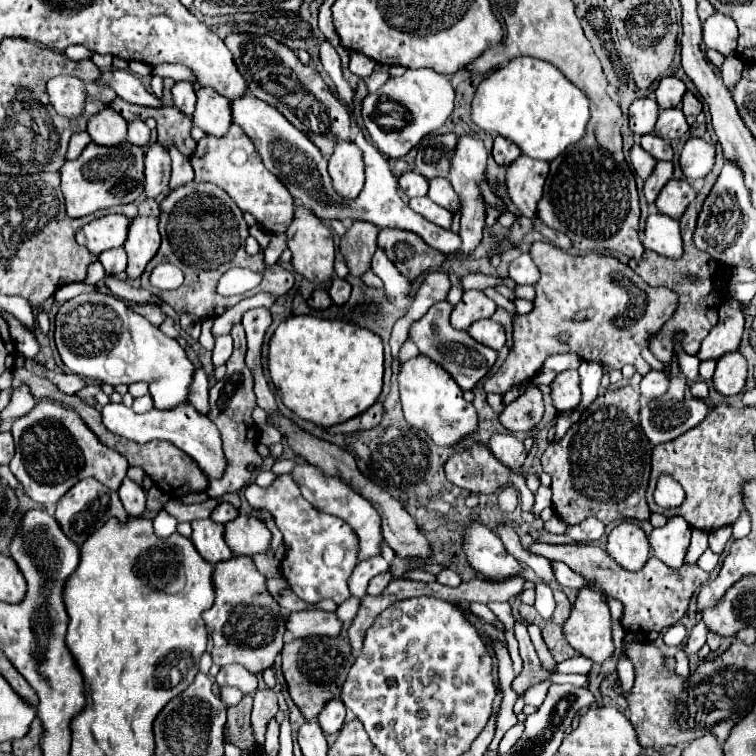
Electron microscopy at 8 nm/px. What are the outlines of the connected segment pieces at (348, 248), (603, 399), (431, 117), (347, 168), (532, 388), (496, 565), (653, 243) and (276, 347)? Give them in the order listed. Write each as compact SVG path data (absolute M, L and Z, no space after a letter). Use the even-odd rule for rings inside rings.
M356 220L348 228L348 234L340 240L340 250L344 254L344 260L352 276L362 278L370 270L372 256L378 248L376 236L378 236L378 228L374 228L374 224L364 224Z
M632 386L606 390L582 412L580 420L570 426L564 438L552 442L548 450L542 454L542 468L546 474L552 476L554 510L568 524L578 524L588 516L594 516L604 524L610 524L622 516L636 520L650 520L652 512L646 504L646 488L650 476L652 444L650 440L646 440L638 424L638 408L640 408L640 394Z
M418 68L418 70L406 70L404 76L398 76L398 78L390 78L378 92L374 94L368 94L364 100L362 100L362 120L364 120L364 126L366 126L366 132L370 134L372 142L376 144L376 148L388 156L388 158L402 158L406 156L426 134L430 132L436 132L444 122L446 118L452 114L452 108L454 108L454 88L450 86L450 80L430 68ZM380 100L394 100L398 104L402 104L406 110L410 110L412 114L412 122L406 124L404 128L400 130L390 130L390 132L384 132L376 122L374 122L374 110L378 106Z
M336 140L334 154L330 156L328 172L334 180L334 190L344 198L354 198L364 186L364 160L362 150L348 140Z
M528 384L526 392L502 410L500 422L510 432L530 432L540 422L542 414L544 414L542 394L536 388L536 384Z
M472 524L464 534L464 552L468 564L490 580L504 580L506 576L520 574L518 560L506 552L502 540L482 524Z
M652 212L646 220L644 234L644 248L668 258L682 256L682 234L674 218L660 212Z
M312 314L290 316L274 330L270 338L268 370L274 386L280 390L282 402L300 418L320 426L344 422L368 410L382 392L382 374L384 374L382 364L384 354L380 336L376 336L368 328L360 328L344 320L326 320Z

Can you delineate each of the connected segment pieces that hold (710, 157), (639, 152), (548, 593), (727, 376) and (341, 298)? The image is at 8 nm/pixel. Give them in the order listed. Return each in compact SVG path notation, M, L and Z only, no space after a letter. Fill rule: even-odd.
M690 138L680 154L680 166L686 178L704 178L714 166L714 144L702 138Z
M634 144L632 150L630 150L630 164L632 164L634 172L636 172L642 180L646 180L646 178L652 174L652 170L654 170L654 166L656 166L656 160L654 160L640 144Z
M540 582L536 584L536 602L534 602L536 610L540 612L542 618L550 618L554 614L554 596L548 584Z
M730 352L722 356L714 372L714 388L722 396L736 396L746 384L746 358L740 352Z
M334 278L332 286L330 286L330 290L328 290L330 298L332 298L332 300L334 300L334 304L338 304L338 306L342 306L342 304L346 304L346 302L348 302L350 292L352 292L350 282L346 282L346 280L342 280L342 278Z

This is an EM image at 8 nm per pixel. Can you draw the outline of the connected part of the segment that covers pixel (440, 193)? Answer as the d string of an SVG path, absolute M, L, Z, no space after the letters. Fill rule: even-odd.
M434 178L434 180L430 180L428 198L432 202L436 202L438 206L450 208L452 212L456 212L460 208L460 198L458 198L458 194L454 192L452 184L446 178Z

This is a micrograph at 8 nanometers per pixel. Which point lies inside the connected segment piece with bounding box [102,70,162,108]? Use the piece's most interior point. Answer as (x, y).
(125, 84)

